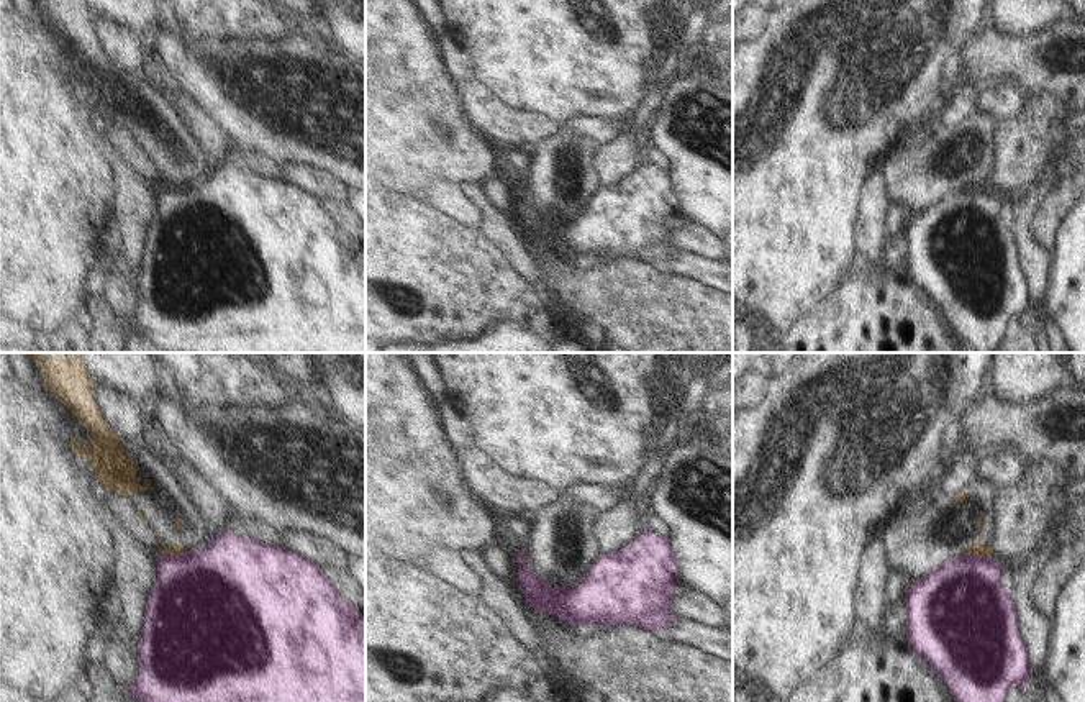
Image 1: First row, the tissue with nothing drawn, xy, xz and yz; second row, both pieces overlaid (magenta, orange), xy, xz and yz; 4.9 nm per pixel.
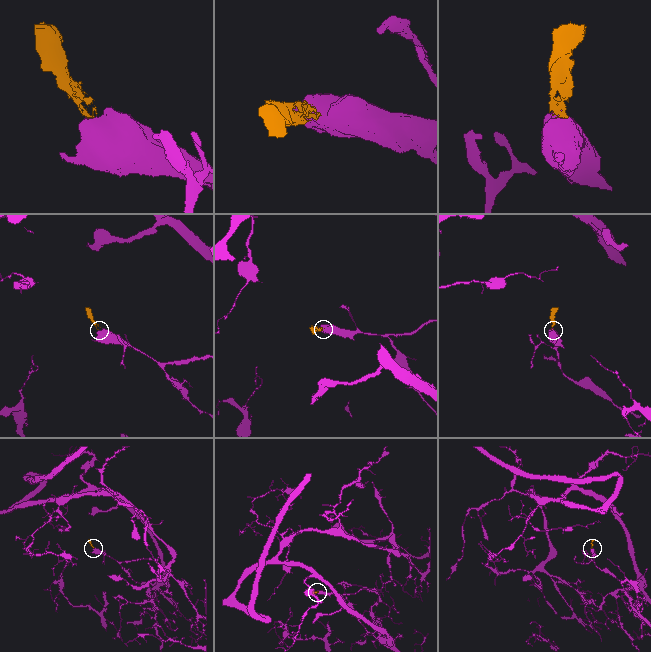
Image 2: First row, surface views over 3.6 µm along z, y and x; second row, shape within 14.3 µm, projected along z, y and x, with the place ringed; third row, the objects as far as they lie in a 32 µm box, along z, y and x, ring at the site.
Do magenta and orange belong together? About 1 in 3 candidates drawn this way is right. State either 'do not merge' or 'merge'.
do not merge

